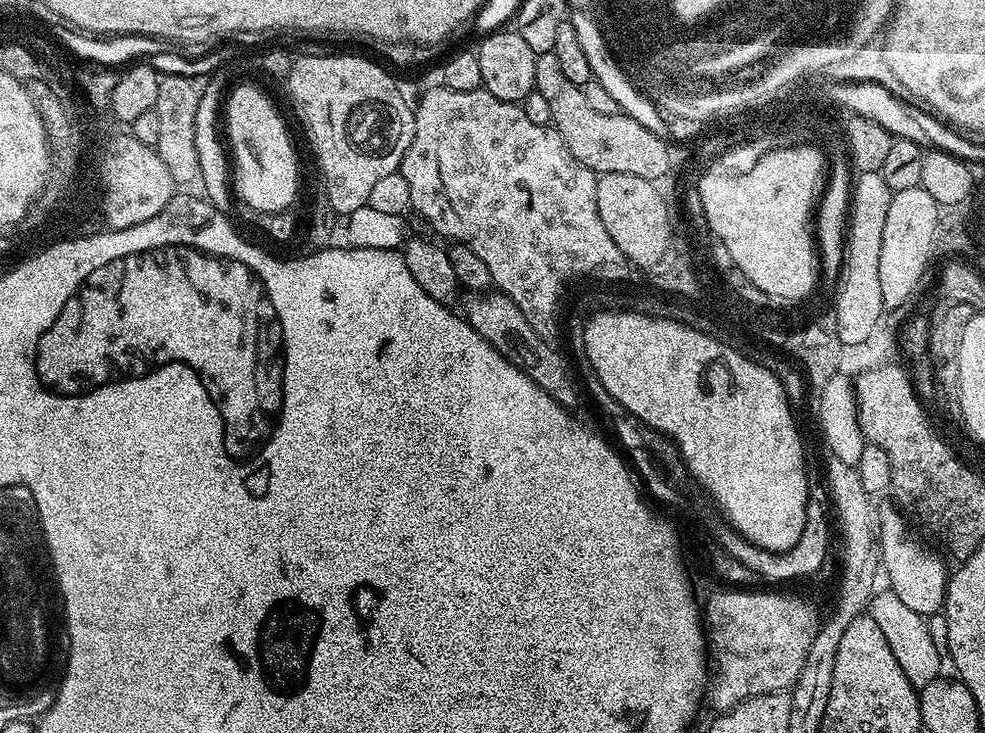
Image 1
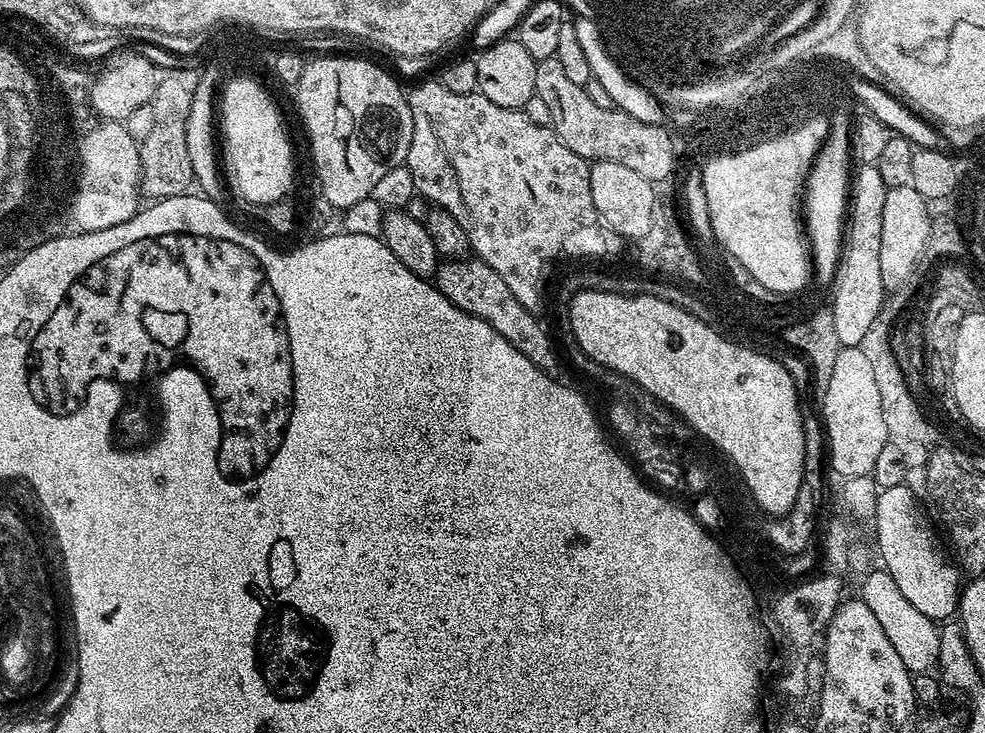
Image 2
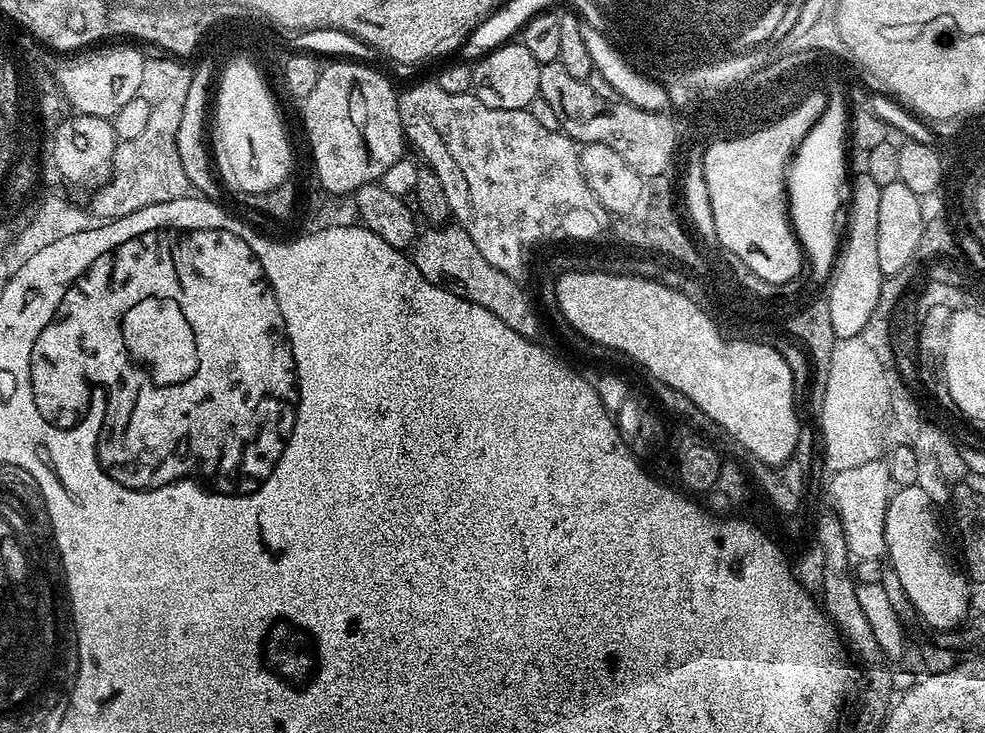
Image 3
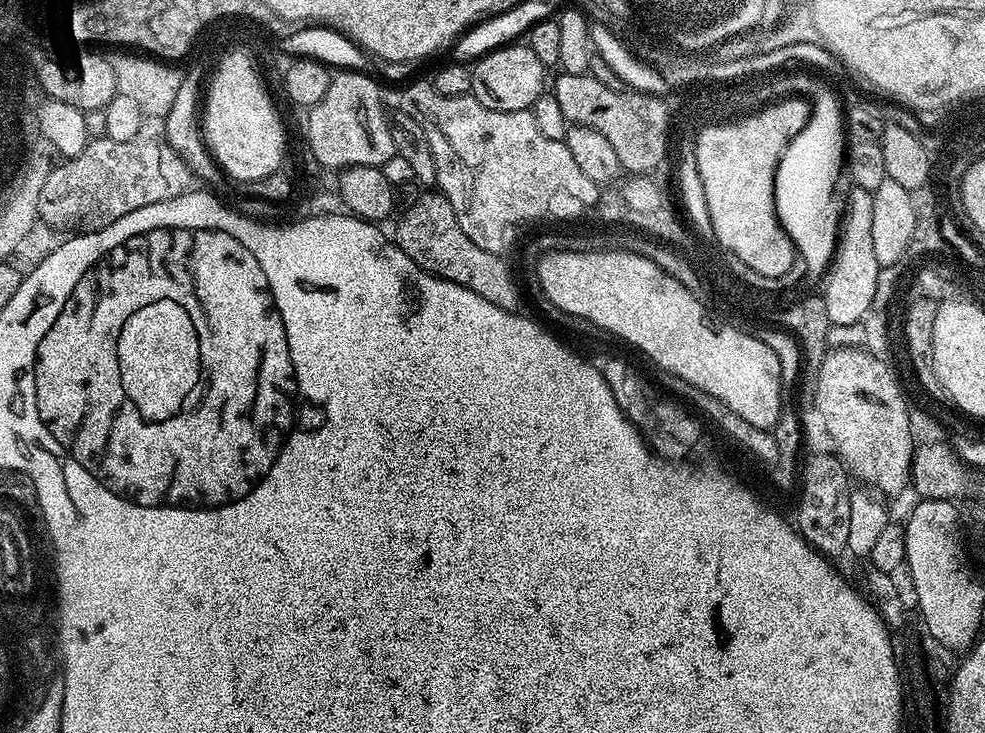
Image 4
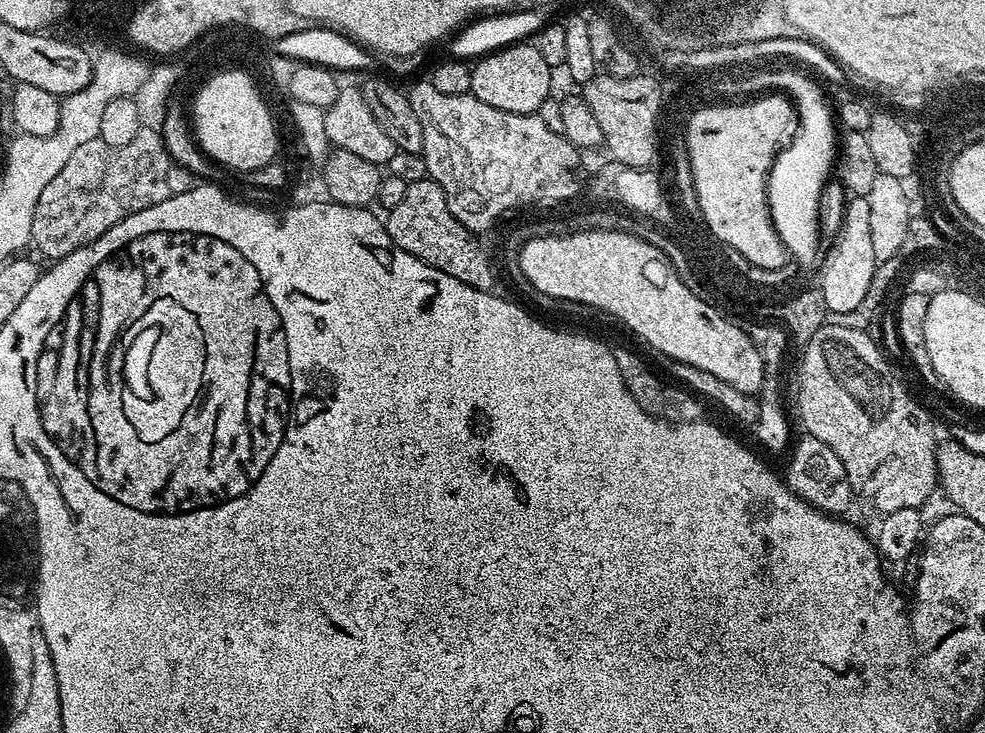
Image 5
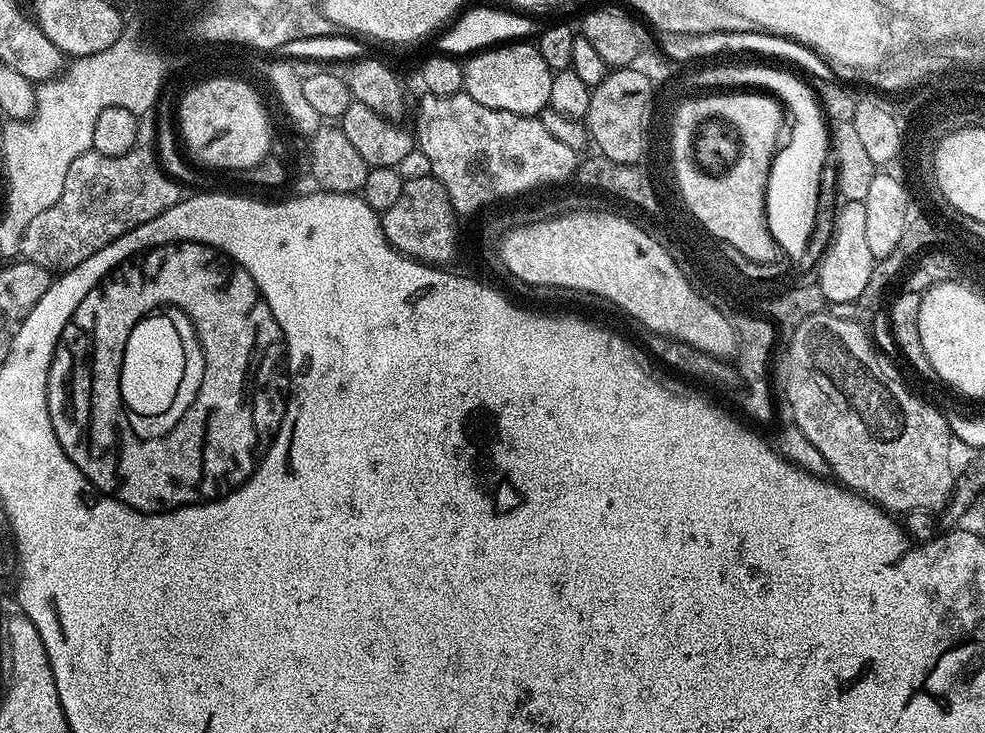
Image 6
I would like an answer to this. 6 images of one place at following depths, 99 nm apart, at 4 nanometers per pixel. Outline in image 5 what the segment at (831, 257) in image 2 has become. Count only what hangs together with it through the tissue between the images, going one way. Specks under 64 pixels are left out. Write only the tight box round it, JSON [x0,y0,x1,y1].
[768,84,838,269]

